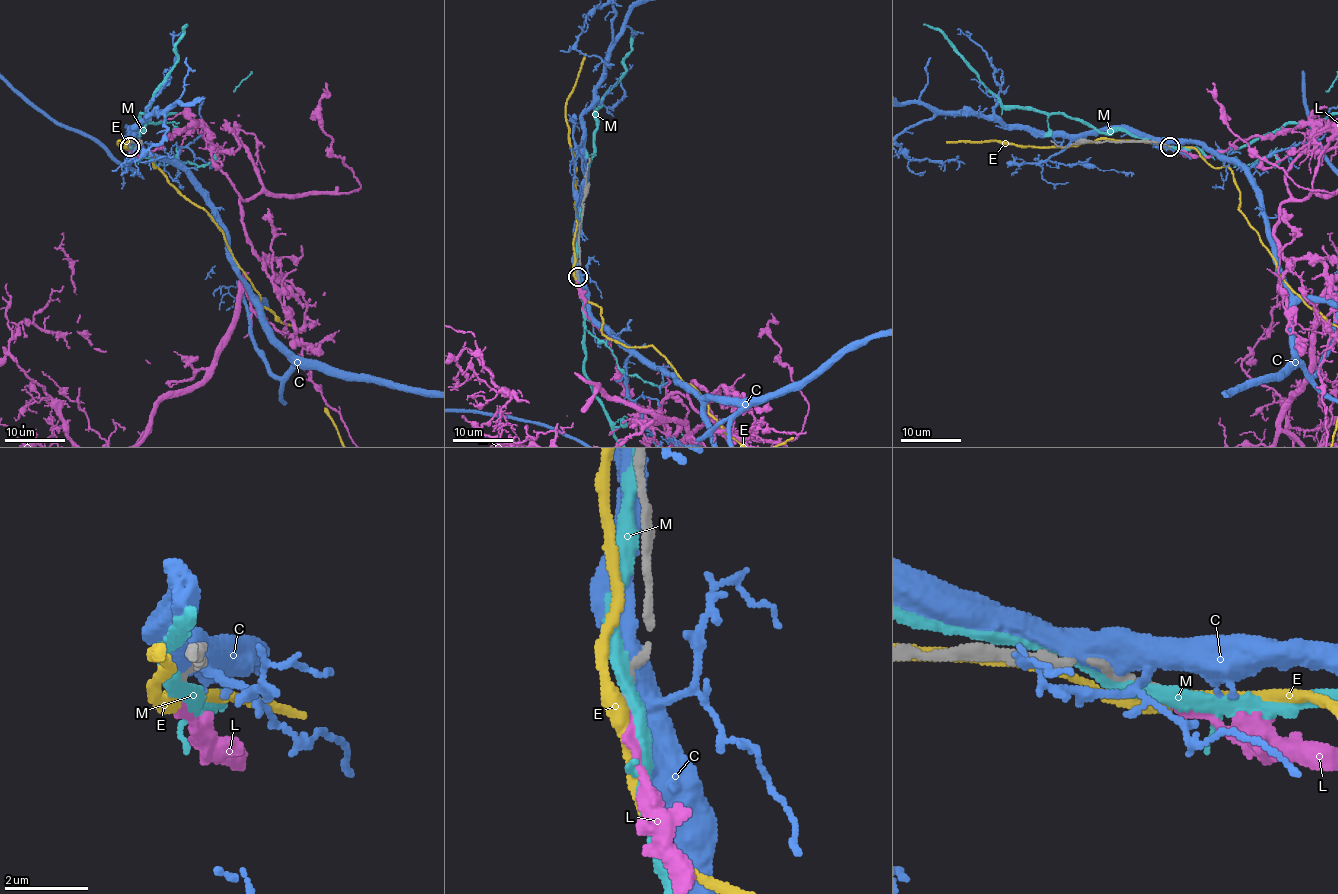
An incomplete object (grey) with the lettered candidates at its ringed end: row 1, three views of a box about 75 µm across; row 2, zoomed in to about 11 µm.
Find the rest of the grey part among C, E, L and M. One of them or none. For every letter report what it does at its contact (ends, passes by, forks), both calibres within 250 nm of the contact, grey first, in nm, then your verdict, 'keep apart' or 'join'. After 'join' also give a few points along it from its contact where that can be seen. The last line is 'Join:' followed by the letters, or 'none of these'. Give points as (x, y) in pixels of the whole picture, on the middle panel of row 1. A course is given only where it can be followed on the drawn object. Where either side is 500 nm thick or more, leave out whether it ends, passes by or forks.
C: it forks; calibres 260 and 440 nm; keep apart
E: it passes by; calibres 240 and 380 nm; keep apart
L: it ends; calibres 220 and 200 nm; join
M: it passes by; calibres 280 and 320 nm; keep apart
Join: L

